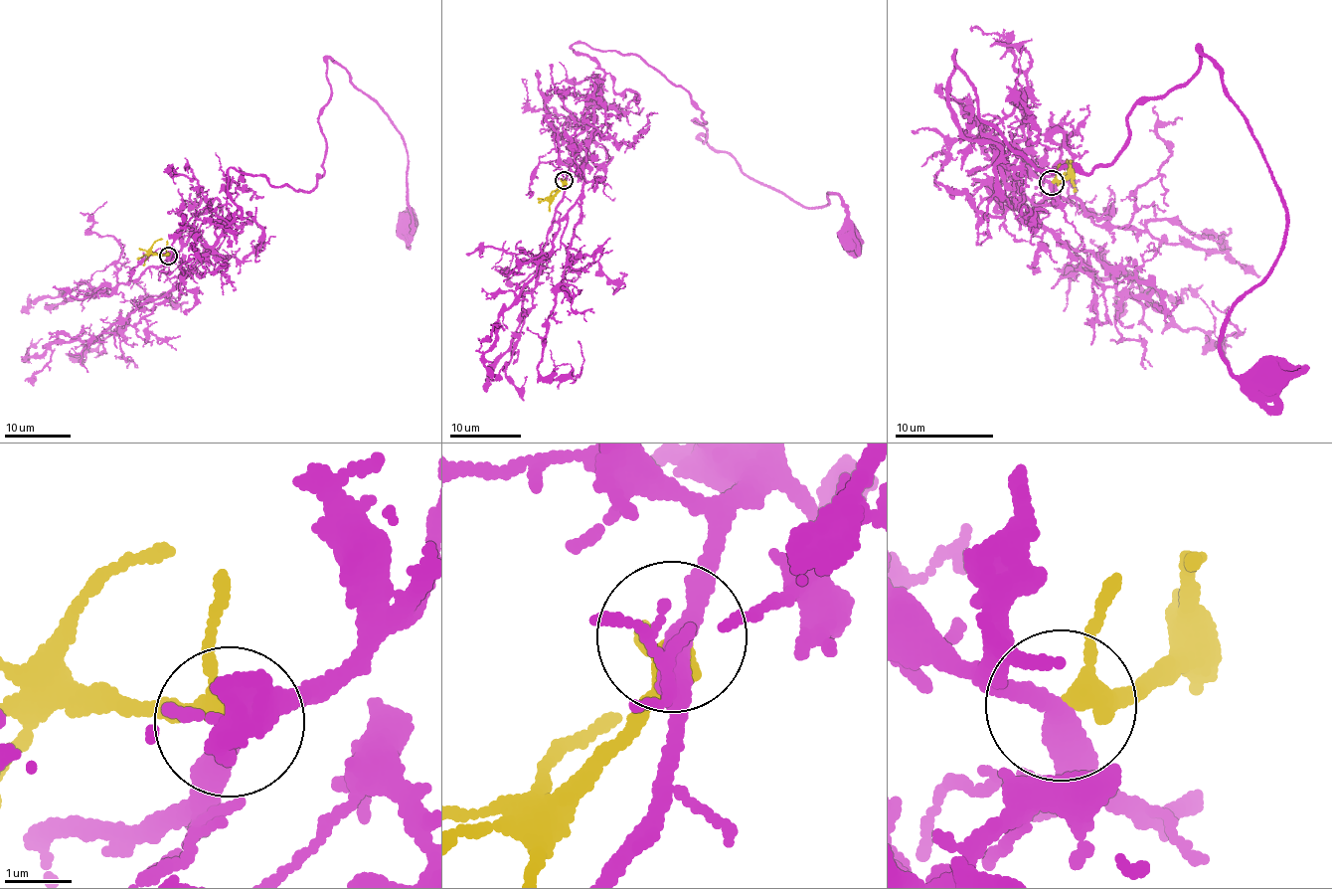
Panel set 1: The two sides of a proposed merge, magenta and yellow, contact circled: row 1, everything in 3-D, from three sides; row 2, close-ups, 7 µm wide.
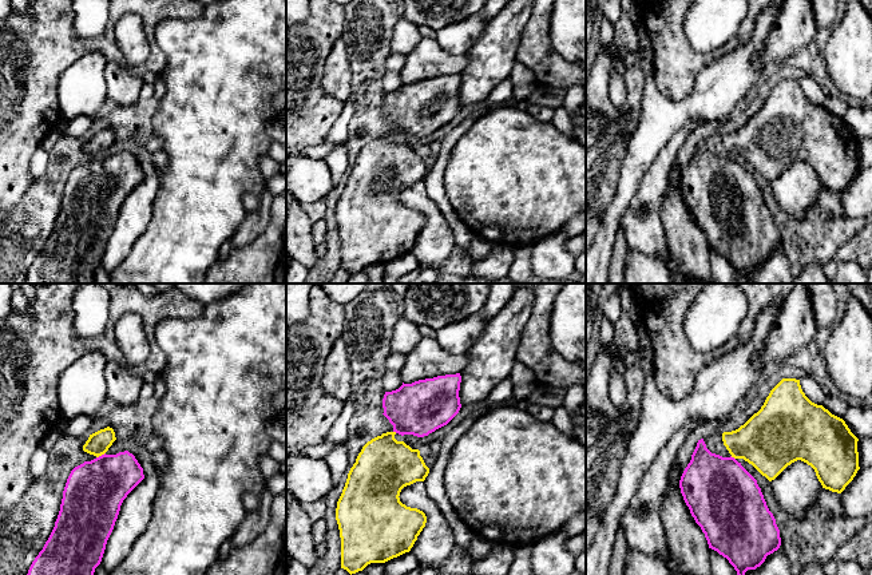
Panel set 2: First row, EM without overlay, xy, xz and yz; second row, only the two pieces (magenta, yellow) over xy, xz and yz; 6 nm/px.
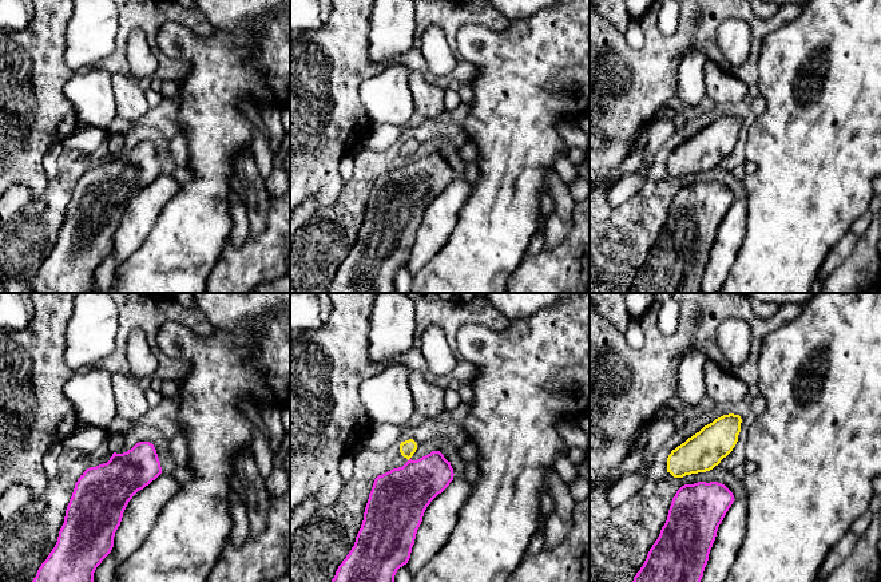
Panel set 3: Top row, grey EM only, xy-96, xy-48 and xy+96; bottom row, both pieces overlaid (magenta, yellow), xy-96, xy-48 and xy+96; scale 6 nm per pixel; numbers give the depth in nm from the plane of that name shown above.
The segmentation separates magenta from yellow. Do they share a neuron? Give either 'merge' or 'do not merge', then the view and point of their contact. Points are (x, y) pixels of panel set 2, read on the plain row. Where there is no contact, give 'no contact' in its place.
do not merge; meets magenta in xy at (102, 155)

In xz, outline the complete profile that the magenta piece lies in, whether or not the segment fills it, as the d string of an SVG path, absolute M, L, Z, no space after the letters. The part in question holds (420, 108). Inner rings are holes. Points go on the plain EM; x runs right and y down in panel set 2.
M460 74L437 76L404 84L392 92L385 92L383 99L384 116L393 126L393 132L404 136L428 136L436 130L447 126L460 111Z

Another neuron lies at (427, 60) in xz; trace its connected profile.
M423 37L405 55L400 76L404 84L412 84L419 80L461 74L467 63L467 55L451 55L439 45L436 39Z

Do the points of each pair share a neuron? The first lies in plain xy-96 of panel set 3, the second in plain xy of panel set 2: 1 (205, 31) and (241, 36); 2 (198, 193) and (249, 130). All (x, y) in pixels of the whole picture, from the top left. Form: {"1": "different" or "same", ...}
{"1": "different", "2": "same"}

